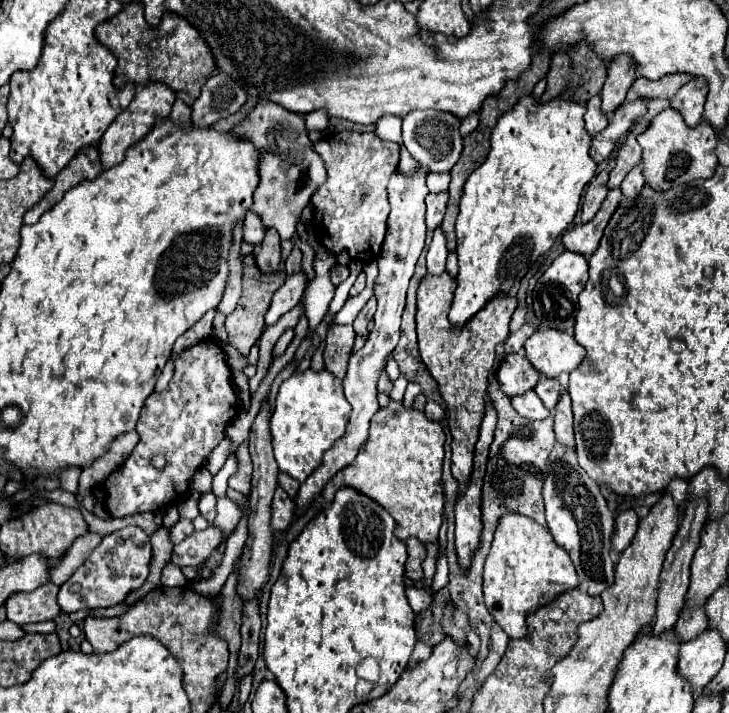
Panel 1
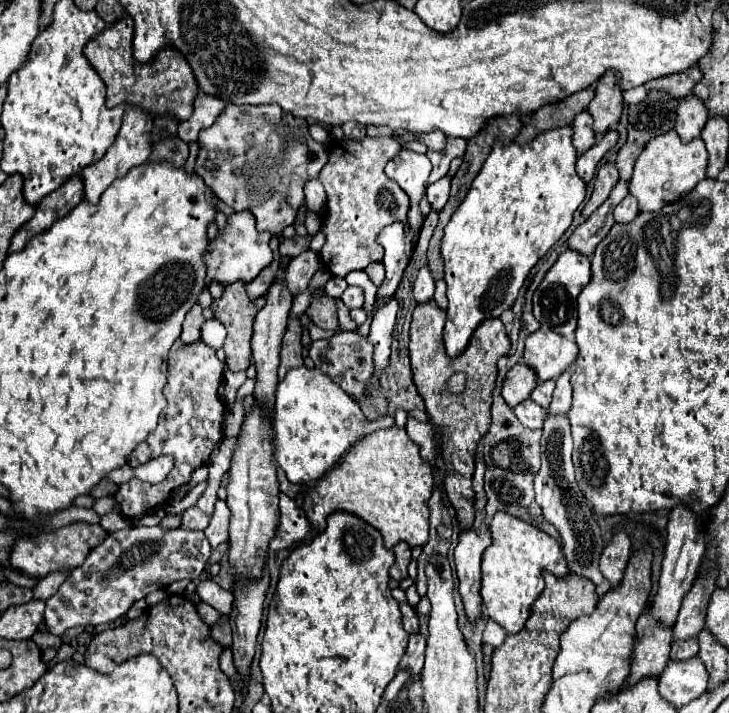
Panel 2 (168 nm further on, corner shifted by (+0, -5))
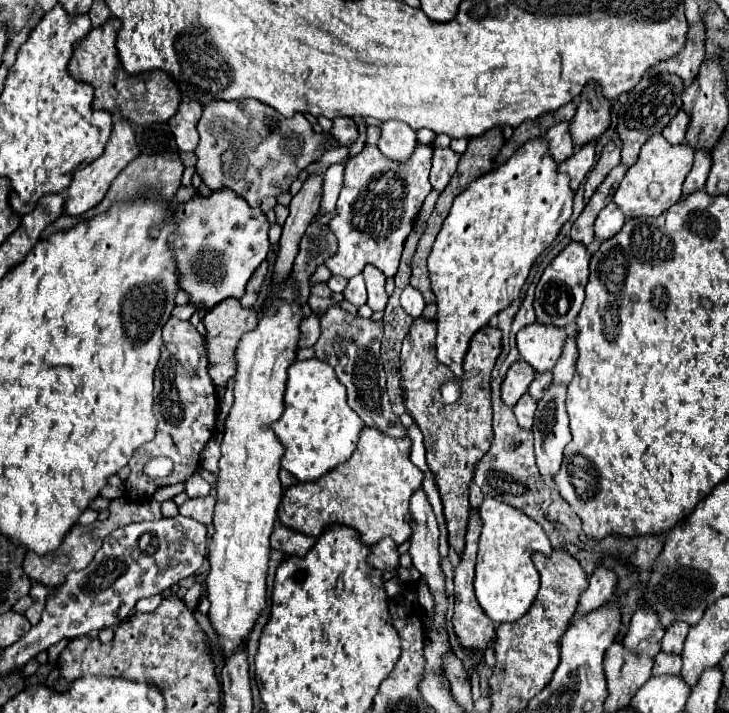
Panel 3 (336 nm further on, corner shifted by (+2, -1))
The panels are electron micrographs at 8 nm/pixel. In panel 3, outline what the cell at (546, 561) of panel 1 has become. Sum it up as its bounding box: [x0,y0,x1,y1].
[476,497,552,623]

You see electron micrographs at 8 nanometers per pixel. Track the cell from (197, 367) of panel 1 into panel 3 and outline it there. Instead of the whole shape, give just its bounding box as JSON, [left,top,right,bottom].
[124,317,218,501]

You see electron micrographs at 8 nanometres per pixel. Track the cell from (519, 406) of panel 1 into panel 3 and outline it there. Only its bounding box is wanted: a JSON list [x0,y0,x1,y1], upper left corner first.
[514,393,536,429]

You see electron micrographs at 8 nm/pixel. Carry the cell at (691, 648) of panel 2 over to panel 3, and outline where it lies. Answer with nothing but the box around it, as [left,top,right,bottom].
[652,651,682,675]

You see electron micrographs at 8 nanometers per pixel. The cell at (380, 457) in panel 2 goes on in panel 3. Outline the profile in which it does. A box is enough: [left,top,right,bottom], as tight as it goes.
[278,427,424,545]

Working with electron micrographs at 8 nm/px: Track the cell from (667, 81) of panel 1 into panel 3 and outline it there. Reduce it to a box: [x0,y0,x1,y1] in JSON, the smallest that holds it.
[648,23,704,79]

